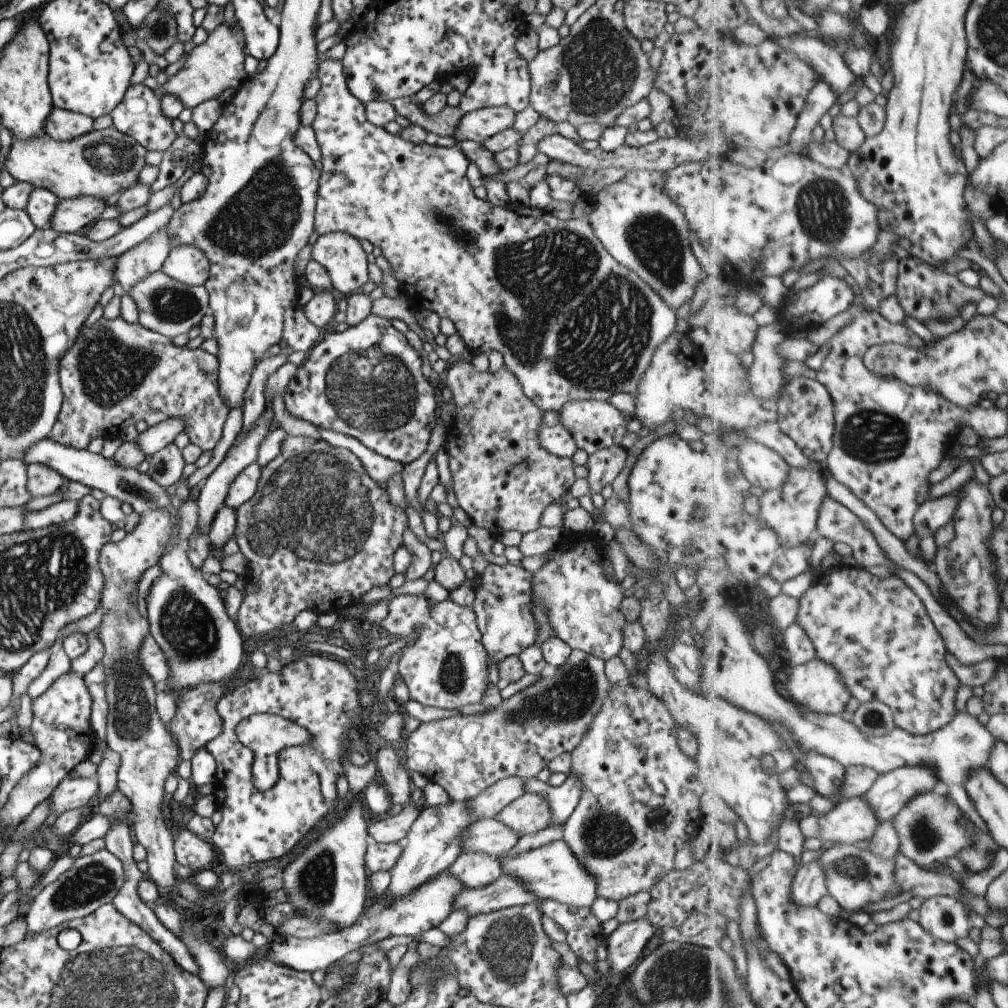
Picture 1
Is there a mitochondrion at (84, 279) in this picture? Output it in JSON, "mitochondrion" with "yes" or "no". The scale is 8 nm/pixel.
{"mitochondrion":"no"}

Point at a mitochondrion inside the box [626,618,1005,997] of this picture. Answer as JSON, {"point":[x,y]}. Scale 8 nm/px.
{"point":[923,835]}

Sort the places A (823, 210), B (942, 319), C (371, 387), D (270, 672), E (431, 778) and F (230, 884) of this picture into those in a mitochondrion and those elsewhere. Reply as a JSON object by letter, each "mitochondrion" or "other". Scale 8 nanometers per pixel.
{"A":"mitochondrion","B":"other","C":"mitochondrion","D":"other","E":"other","F":"other"}

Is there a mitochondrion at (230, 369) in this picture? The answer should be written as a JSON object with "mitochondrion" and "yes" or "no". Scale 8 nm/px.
{"mitochondrion":"no"}

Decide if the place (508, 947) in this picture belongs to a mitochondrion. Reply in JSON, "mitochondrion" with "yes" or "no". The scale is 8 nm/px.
{"mitochondrion":"yes"}

